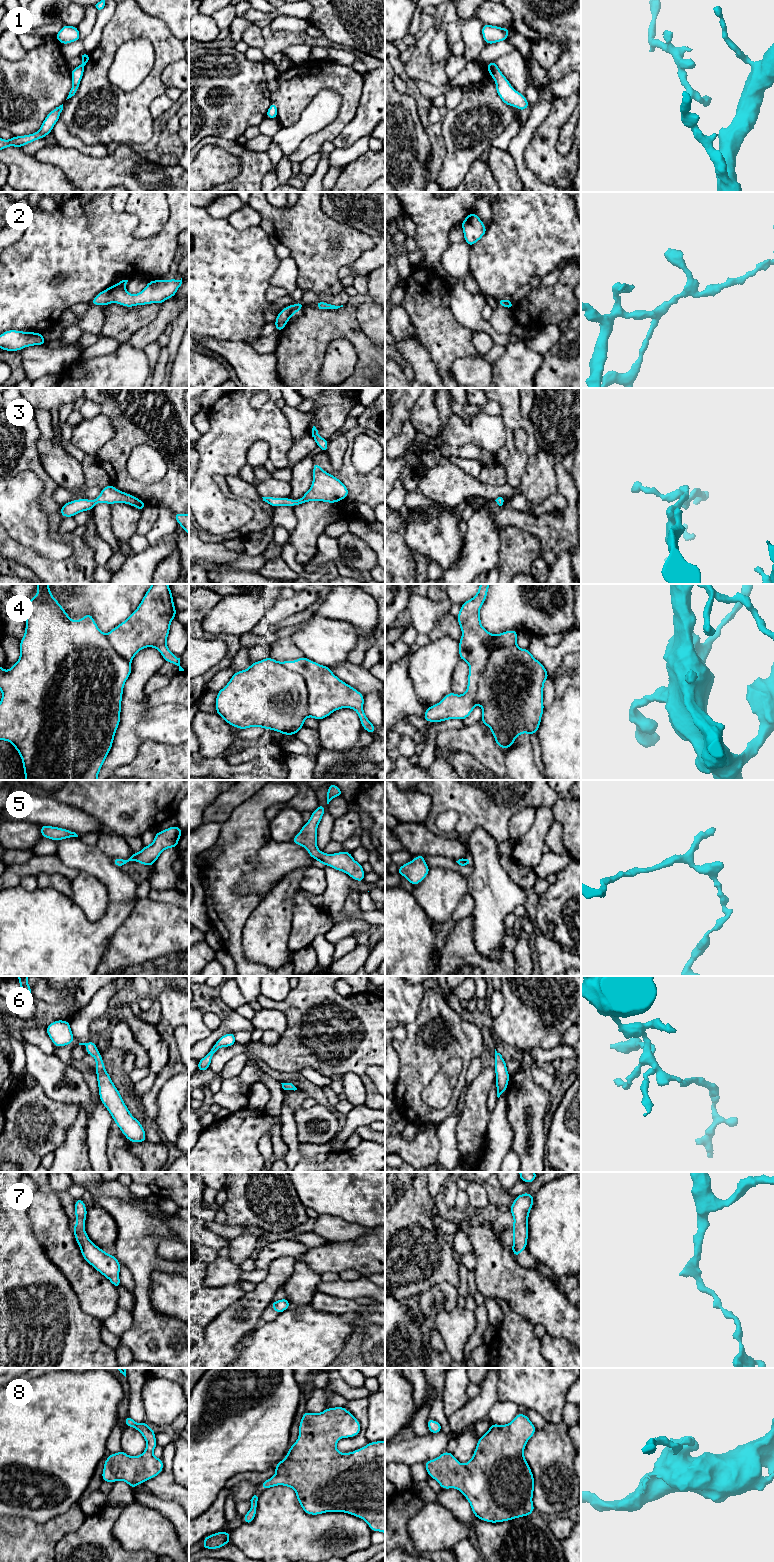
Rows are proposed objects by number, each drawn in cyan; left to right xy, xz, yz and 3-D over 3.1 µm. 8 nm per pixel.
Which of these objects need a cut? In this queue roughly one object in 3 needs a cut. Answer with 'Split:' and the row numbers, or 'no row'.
Split: 4

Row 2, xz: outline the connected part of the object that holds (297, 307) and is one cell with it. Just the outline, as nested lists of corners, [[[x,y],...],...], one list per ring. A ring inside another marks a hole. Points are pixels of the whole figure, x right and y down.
[[[298,301],[295,305],[289,305],[283,308],[277,315],[275,319],[275,329],[276,331],[282,331],[286,326],[287,322],[290,320],[293,314],[300,311],[305,305]]]

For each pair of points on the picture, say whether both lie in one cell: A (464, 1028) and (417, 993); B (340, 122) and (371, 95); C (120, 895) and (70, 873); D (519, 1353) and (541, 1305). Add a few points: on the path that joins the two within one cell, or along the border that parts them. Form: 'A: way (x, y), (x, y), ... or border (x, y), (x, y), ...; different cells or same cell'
A: border (422, 999), (418, 1014), (412, 1020); different cells
B: border (363, 83), (356, 114), (345, 125); different cells
C: border (57, 856), (64, 864), (80, 871); different cells
D: border (512, 1310), (521, 1314), (534, 1325); different cells

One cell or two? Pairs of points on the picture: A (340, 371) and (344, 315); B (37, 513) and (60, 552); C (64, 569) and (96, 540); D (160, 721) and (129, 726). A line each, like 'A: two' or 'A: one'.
A: two
B: one
C: two
D: one

